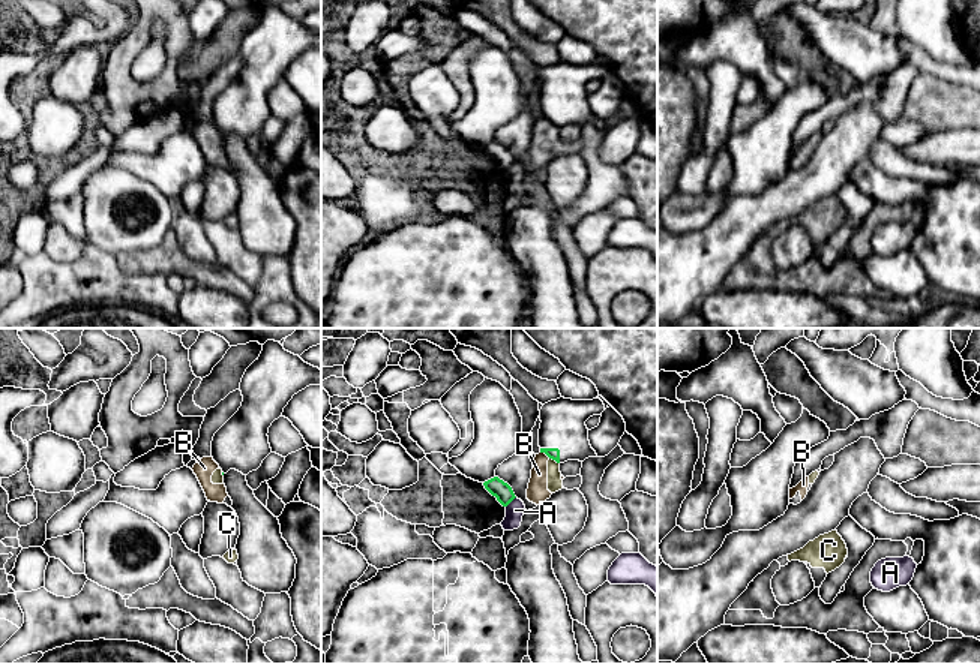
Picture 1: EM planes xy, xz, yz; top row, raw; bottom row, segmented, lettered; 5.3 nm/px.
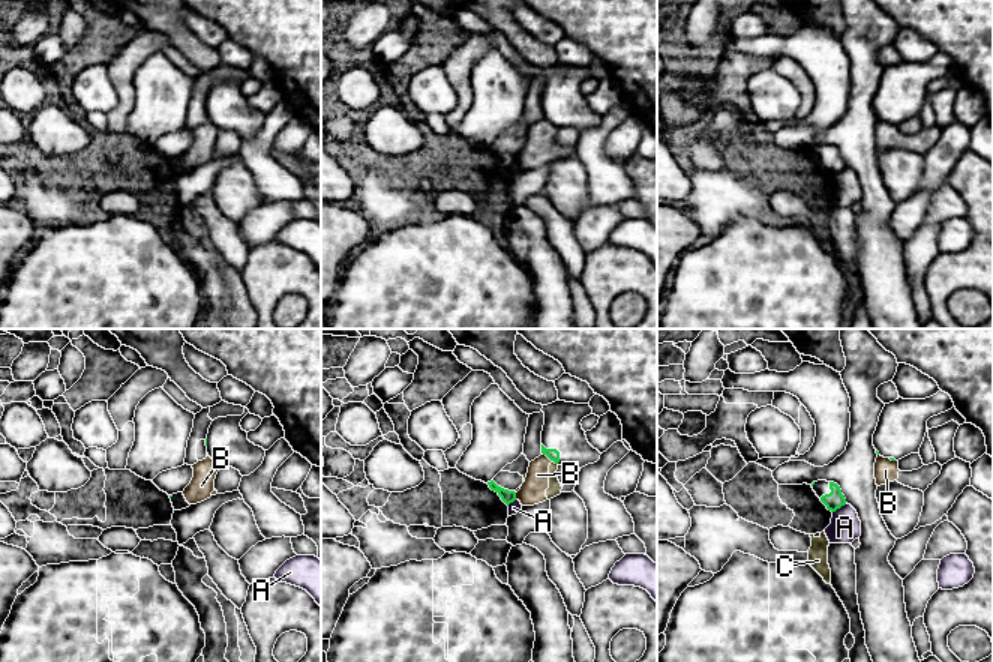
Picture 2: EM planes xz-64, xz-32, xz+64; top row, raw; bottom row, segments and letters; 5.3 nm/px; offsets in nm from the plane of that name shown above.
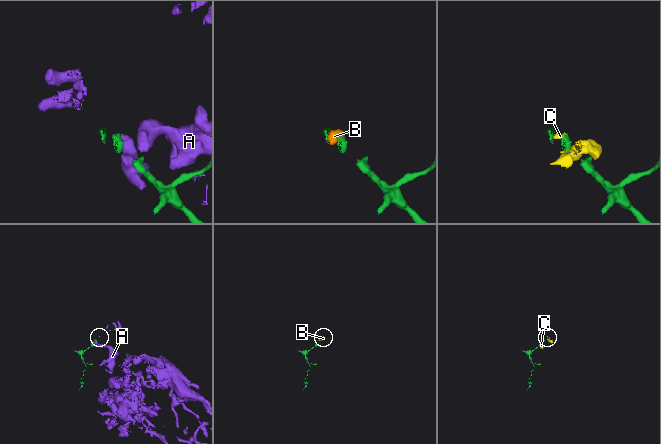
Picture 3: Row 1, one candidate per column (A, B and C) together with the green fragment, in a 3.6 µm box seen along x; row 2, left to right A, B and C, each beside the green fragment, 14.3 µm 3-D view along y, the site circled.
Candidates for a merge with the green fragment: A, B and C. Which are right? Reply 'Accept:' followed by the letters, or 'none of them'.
Accept: none of them

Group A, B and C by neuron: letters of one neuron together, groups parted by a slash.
A / B C

